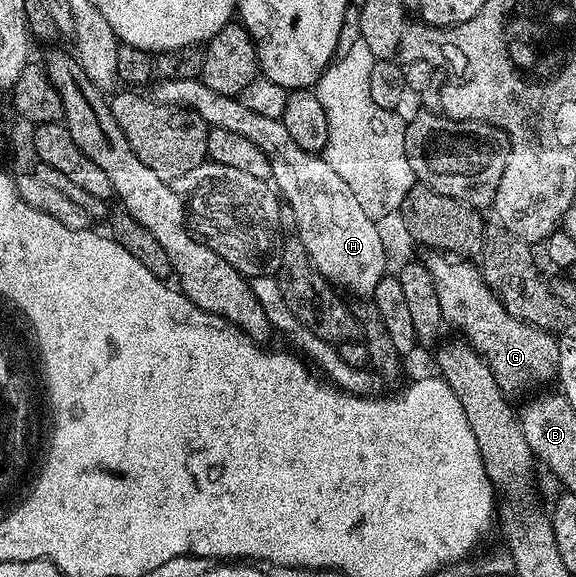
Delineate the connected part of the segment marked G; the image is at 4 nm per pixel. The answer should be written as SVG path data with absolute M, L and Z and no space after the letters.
M434 254L431 257L431 260L428 260L428 267L434 279L436 294L440 298L443 321L449 327L451 324L452 327L462 331L461 339L471 344L481 354L505 396L508 398L526 396L533 388L538 388L557 377L559 337L555 333L536 328L513 317L502 305L495 289L486 284L481 267L477 263L467 262L462 258L447 258L442 254Z

